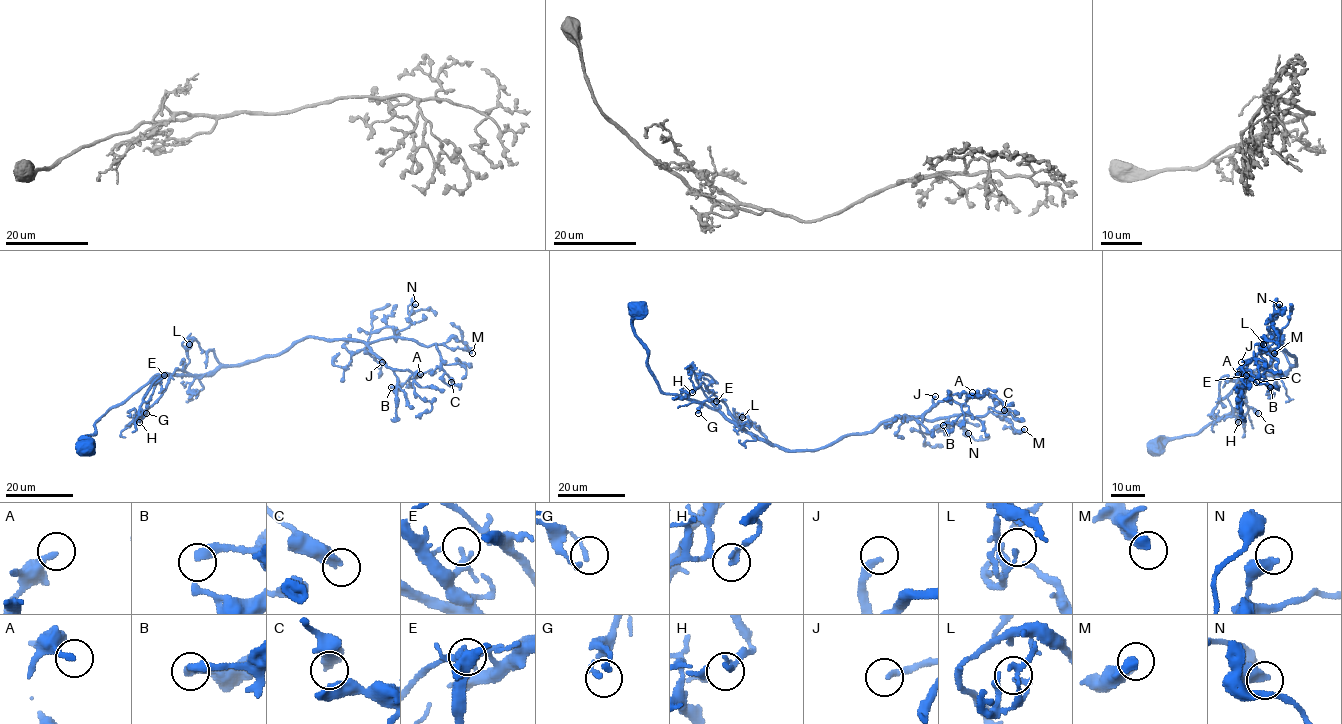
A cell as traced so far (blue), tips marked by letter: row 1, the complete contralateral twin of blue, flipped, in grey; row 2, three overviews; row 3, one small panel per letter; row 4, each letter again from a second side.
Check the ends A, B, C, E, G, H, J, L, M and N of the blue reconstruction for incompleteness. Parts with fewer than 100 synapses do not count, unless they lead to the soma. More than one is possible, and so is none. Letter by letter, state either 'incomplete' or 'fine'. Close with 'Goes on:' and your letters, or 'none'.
A: fine
B: fine
C: fine
E: fine
G: fine
H: fine
J: incomplete
L: fine
M: fine
N: fine
Goes on: J

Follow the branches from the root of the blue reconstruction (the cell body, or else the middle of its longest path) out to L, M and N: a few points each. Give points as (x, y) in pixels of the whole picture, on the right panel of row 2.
L: (1155, 445), (1193, 435), (1234, 412), (1247, 381), (1255, 374), (1271, 374), (1270, 352), (1261, 339), (1263, 344)
M: (1155, 445), (1234, 412), (1255, 374), (1296, 364), (1279, 337), (1262, 337), (1257, 344), (1273, 340), (1274, 353)
N: (1155, 445), (1234, 412), (1255, 374), (1282, 374), (1296, 364), (1279, 337), (1263, 342), (1279, 304)

